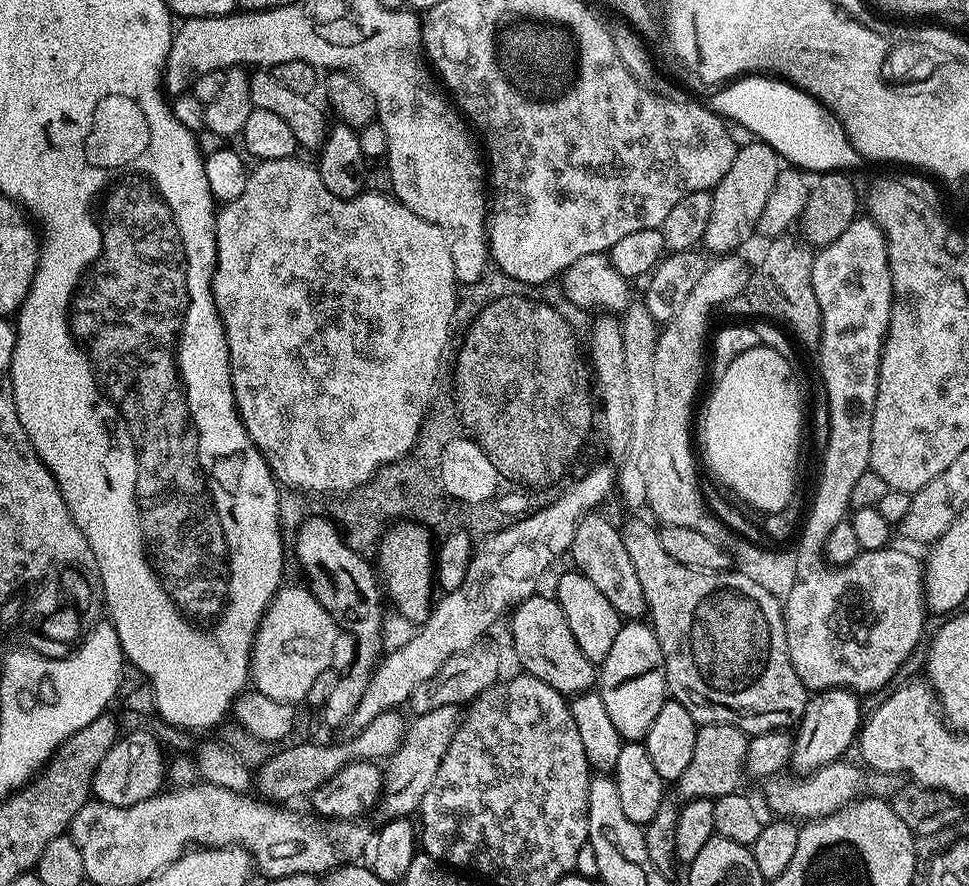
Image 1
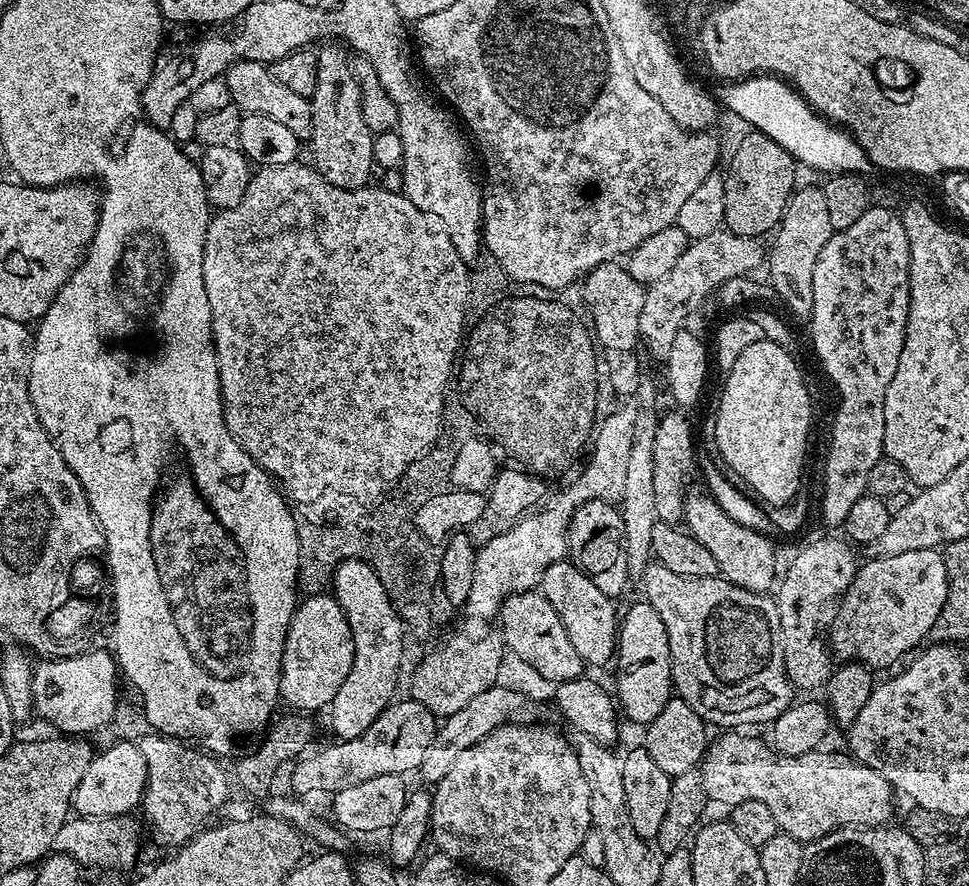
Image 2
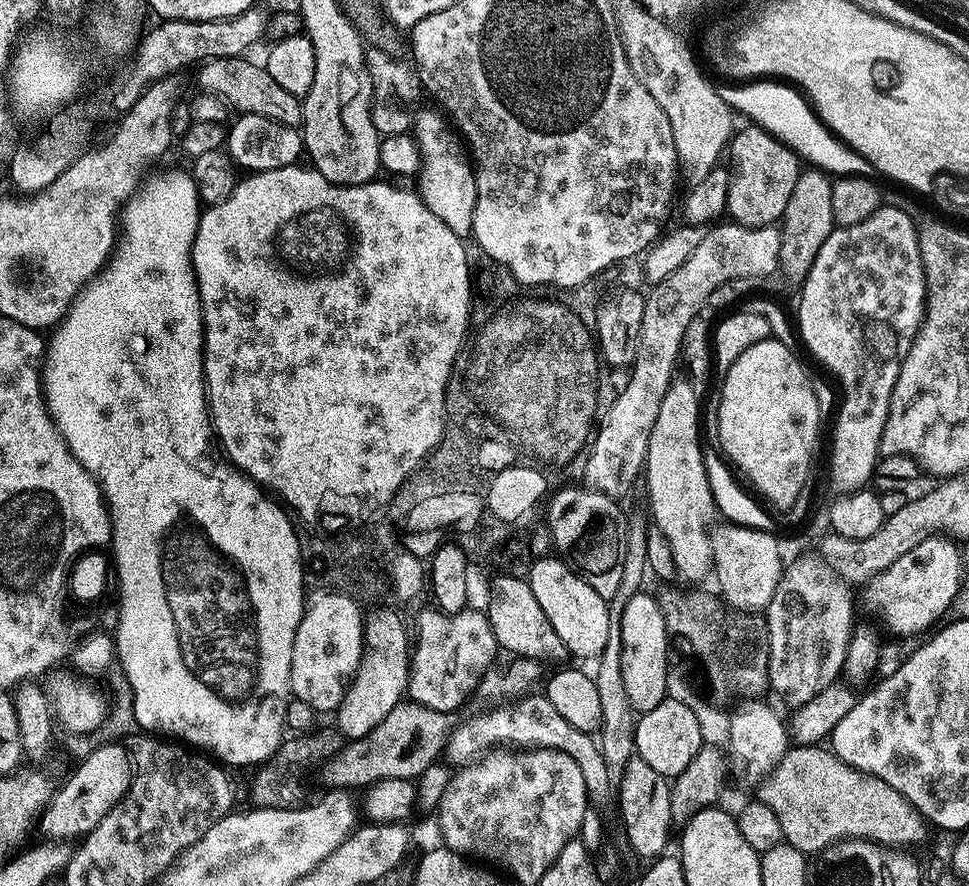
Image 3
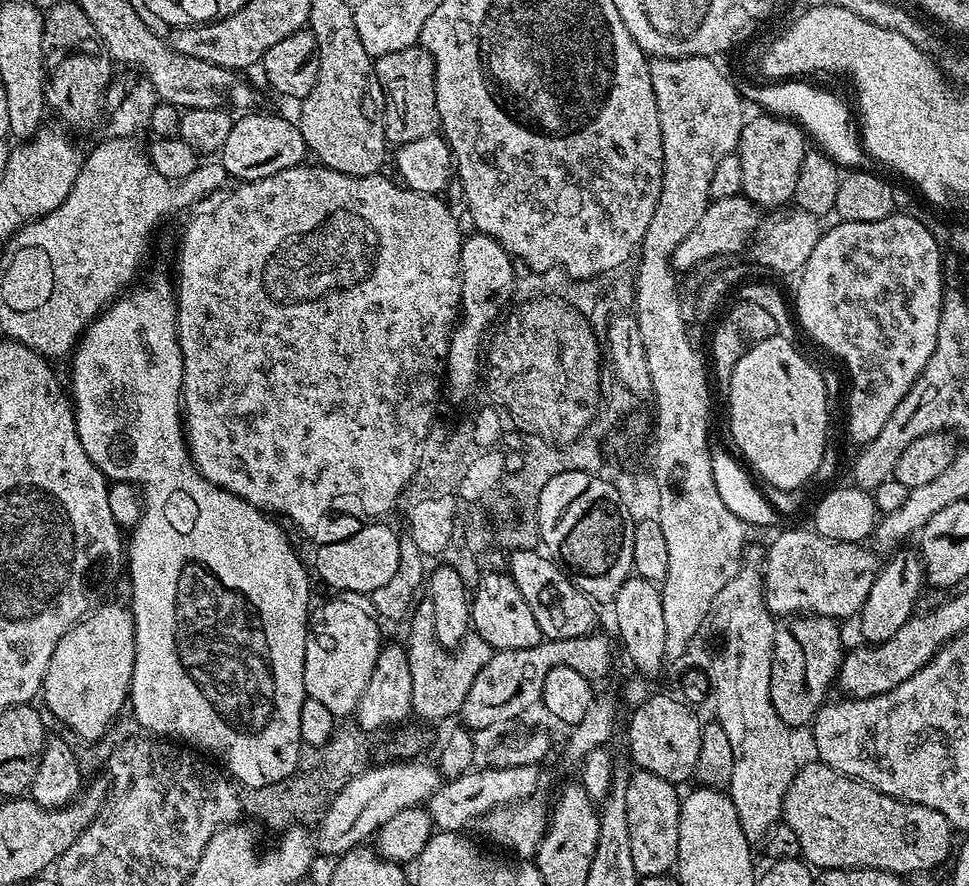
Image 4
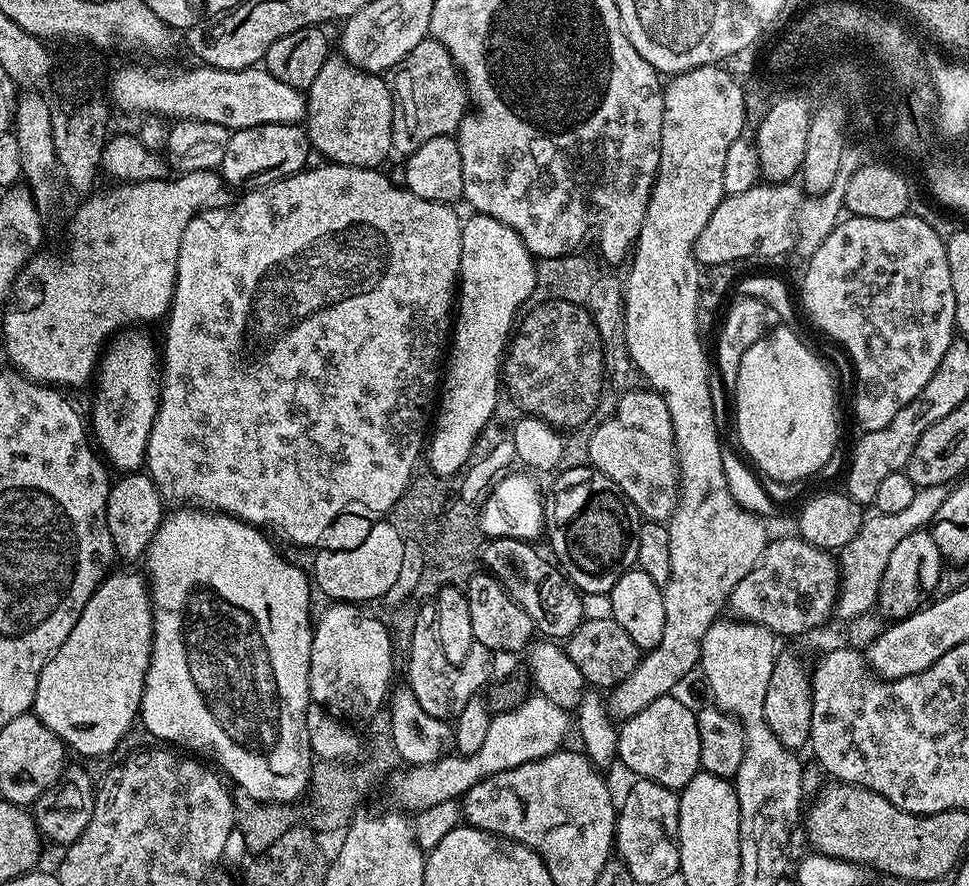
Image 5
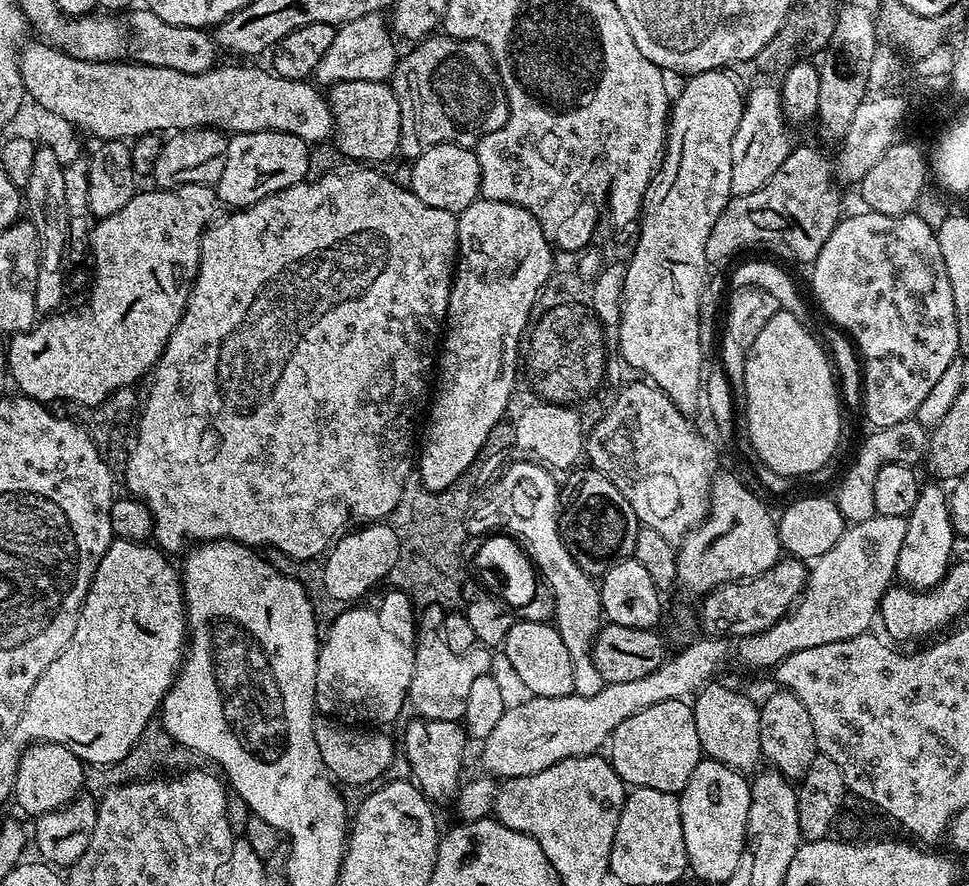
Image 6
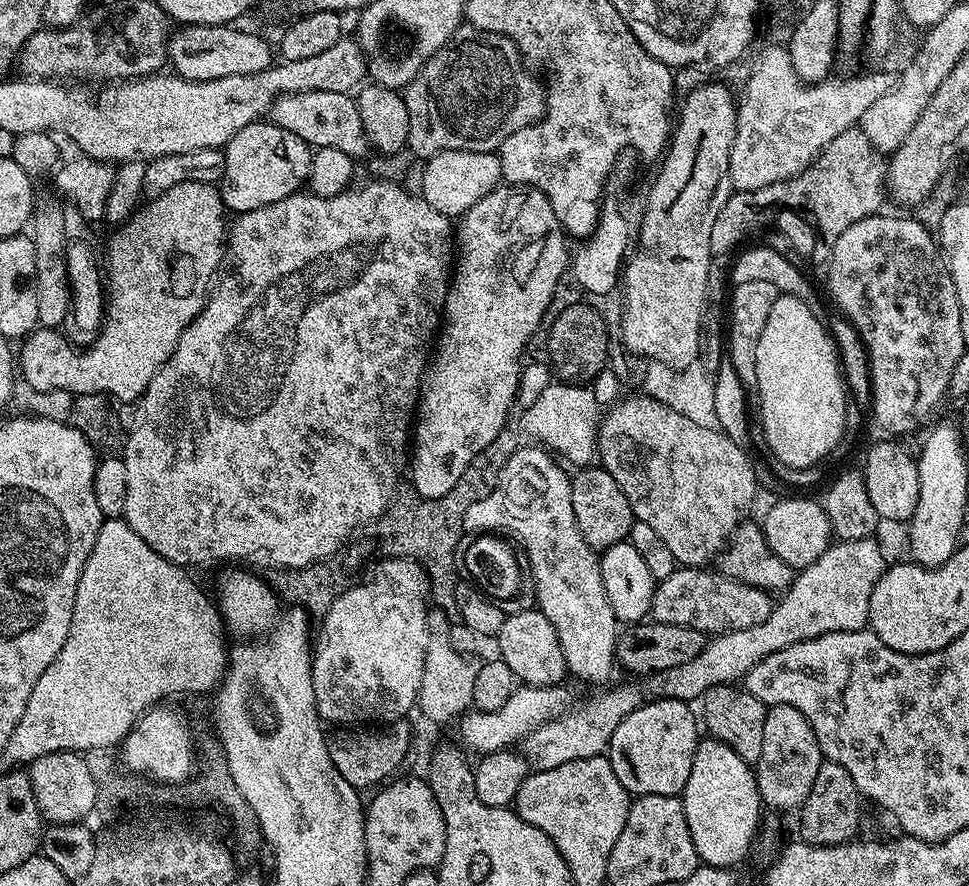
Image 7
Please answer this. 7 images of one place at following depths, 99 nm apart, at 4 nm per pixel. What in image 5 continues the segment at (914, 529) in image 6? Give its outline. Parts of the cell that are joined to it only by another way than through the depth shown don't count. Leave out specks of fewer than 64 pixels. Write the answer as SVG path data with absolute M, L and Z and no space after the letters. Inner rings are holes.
M921 530L914 534L906 534L906 538L902 538L898 547L890 553L890 562L886 562L886 574L882 574L882 586L876 599L878 612L889 616L887 619L892 622L917 612L926 598L931 597L941 569L942 557L931 531Z

